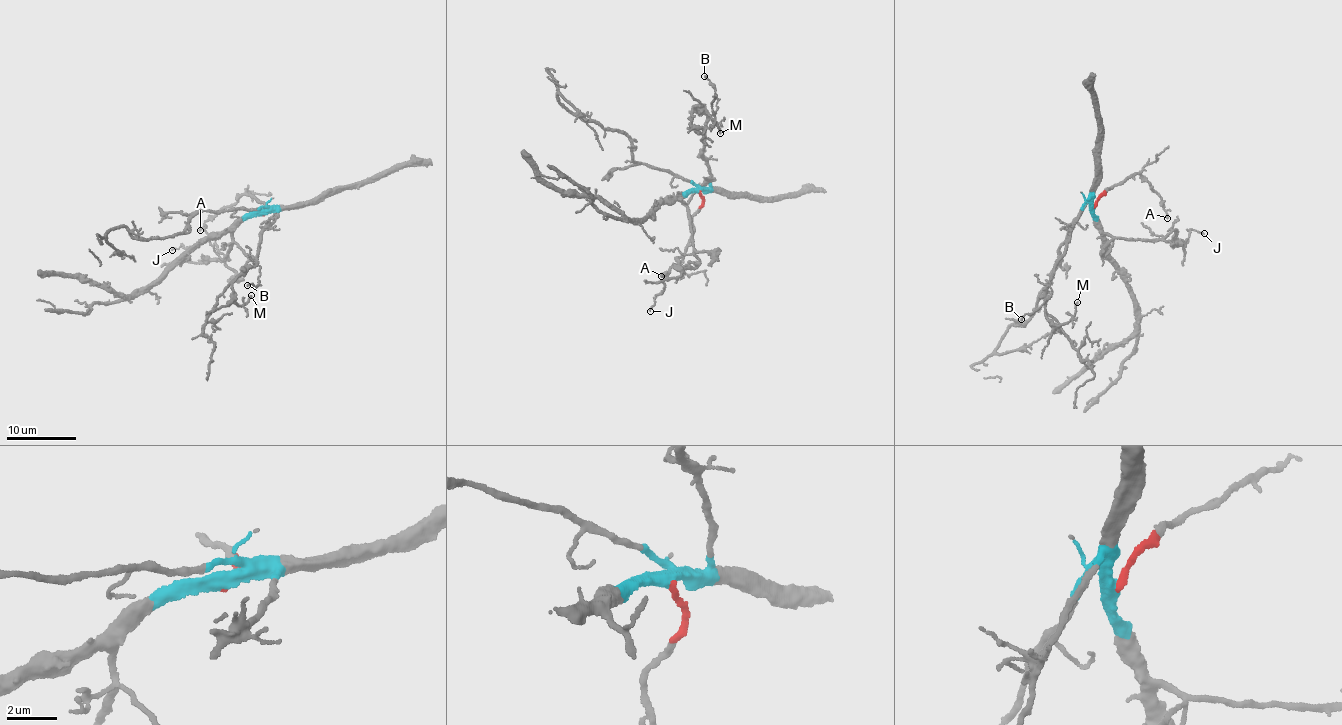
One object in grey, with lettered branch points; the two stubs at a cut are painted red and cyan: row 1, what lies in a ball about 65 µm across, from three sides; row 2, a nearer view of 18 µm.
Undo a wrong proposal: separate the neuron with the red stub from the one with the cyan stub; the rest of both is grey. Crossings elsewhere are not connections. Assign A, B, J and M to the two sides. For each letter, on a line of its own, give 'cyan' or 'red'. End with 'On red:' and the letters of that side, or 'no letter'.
A: red
B: cyan
J: cyan
M: cyan
On red: A

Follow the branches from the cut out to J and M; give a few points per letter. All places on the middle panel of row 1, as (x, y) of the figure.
J: (698, 192), (690, 192), (682, 200), (689, 208), (698, 263), (664, 283), (661, 293), (654, 297), (650, 311)
M: (698, 192), (711, 182), (702, 155), (703, 129), (708, 121), (696, 105), (713, 118), (720, 133)

